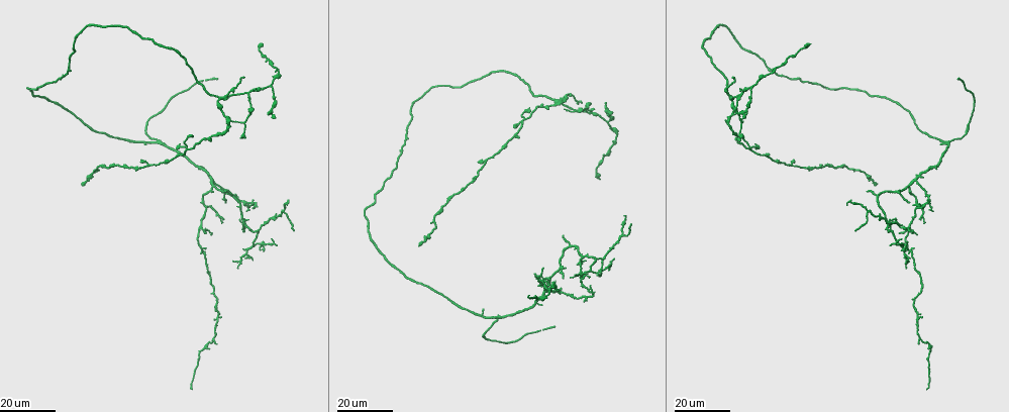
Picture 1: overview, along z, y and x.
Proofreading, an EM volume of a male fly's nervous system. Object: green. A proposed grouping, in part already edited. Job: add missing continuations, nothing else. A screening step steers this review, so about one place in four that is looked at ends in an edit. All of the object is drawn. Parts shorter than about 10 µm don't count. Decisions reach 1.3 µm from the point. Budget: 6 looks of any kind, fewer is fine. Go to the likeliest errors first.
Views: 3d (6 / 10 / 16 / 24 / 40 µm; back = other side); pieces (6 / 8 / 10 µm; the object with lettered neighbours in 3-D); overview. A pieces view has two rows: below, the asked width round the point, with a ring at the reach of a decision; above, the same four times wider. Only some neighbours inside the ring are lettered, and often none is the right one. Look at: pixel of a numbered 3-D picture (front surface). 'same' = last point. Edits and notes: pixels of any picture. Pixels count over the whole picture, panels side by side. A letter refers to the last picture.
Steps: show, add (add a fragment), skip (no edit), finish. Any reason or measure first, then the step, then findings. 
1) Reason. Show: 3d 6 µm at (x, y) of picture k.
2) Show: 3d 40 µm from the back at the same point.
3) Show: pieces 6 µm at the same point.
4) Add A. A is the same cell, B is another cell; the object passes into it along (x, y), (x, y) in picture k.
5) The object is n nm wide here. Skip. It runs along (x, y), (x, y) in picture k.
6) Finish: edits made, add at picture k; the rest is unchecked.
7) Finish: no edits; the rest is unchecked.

Branch stops here. Show: 3d 24 µm at (216, 80) of picture 1.

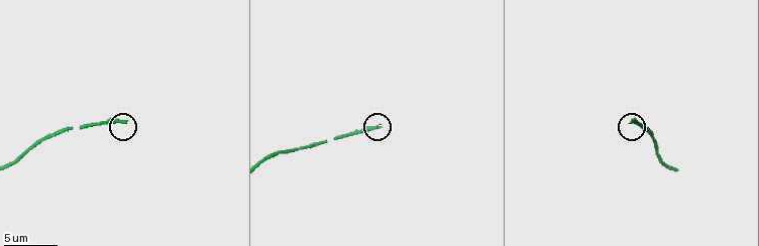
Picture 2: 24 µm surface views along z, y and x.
Show: pieces 10 µm at (379, 128) of picture 2.

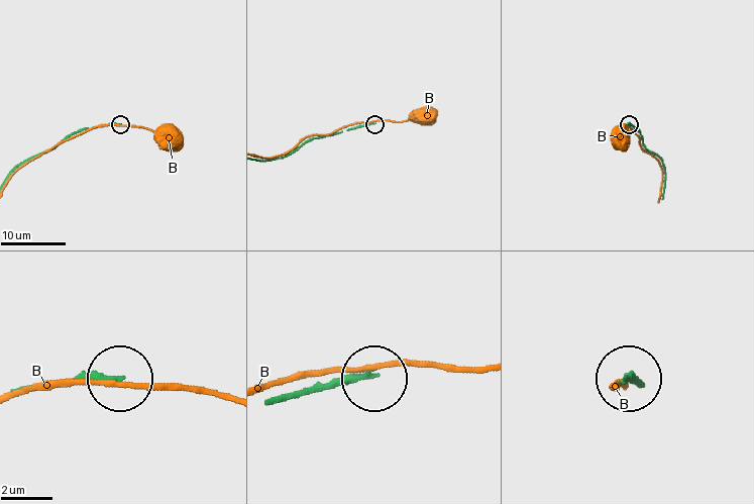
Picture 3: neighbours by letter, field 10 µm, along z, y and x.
The object is 170 nm wide here. Skip. B is another cell; it runs along (276, 159), (314, 138), (373, 123) in picture 3; none of them fits.

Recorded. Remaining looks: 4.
Free end. Show: 3d 16 µm at (203, 233) of picture 1.

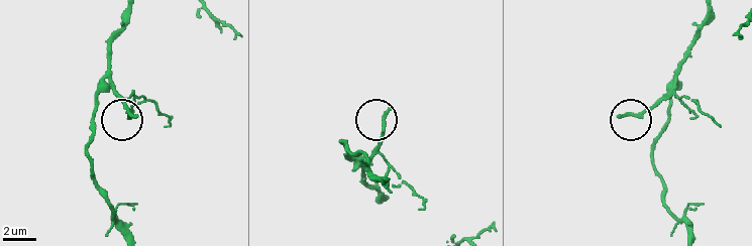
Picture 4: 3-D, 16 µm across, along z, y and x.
Show: pieces 10 µm at (620, 116) of picture 4.

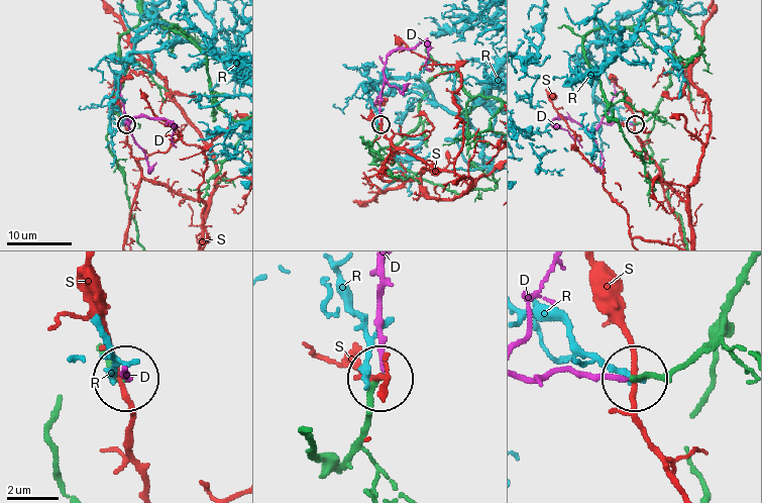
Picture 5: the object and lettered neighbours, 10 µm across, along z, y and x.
Add D. D is the same cell, R and S are other cells; the neuron continues.

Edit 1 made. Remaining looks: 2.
Thin end. Show: 3d 24 µm at (855, 231) of picture 1.

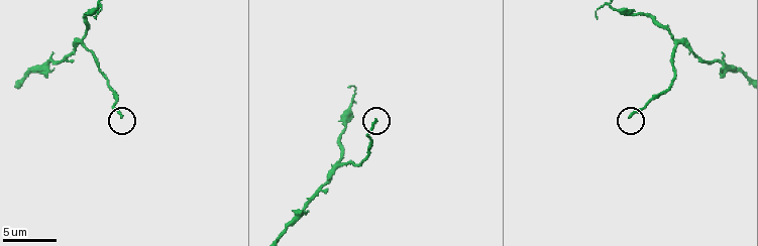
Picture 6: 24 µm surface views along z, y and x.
See the neighbours. Show: pieces 8 µm at (121, 115) of picture 6.

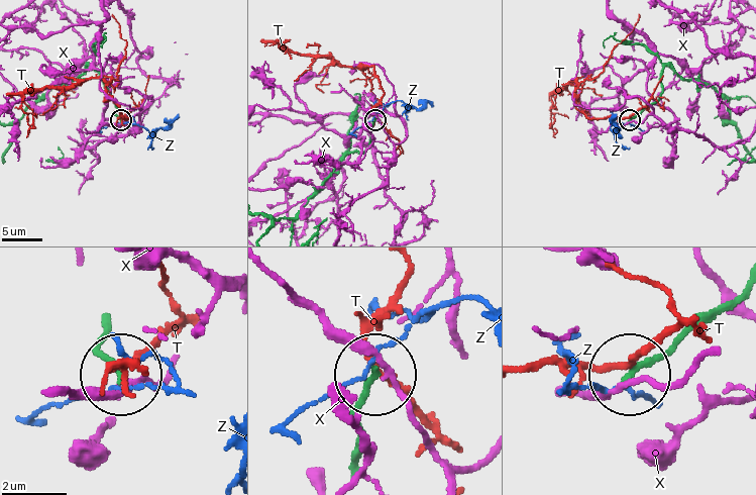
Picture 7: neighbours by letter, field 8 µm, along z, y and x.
Skip. T, X and Z are other cells; it runs along (733, 295), (630, 374) in picture 7; no lettered fragment goes on from it.

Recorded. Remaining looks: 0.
Finish: edits made, add at picture 5; the rest is unchecked.

